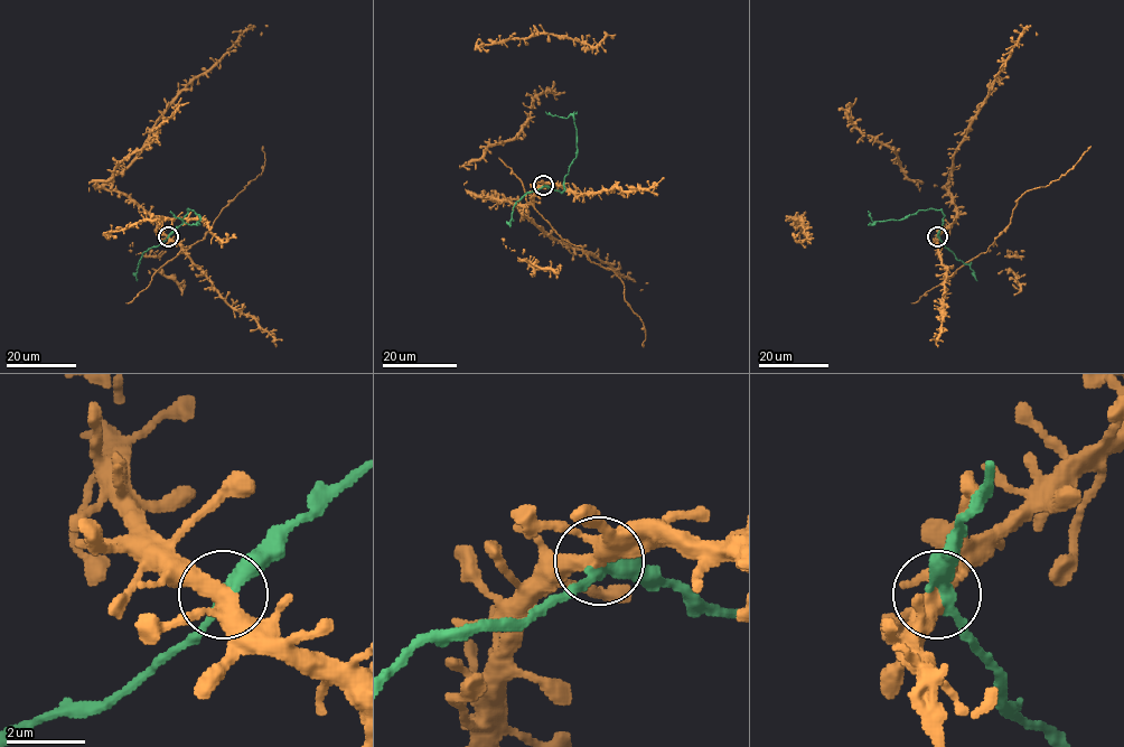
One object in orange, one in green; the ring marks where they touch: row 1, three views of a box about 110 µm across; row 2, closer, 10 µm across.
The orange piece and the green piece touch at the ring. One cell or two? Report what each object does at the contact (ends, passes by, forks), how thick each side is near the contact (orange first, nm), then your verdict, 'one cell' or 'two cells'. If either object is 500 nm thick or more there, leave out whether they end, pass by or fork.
orange forks there; green passes by; 380 nm thick on the orange side, 320 nm on the other; two cells

